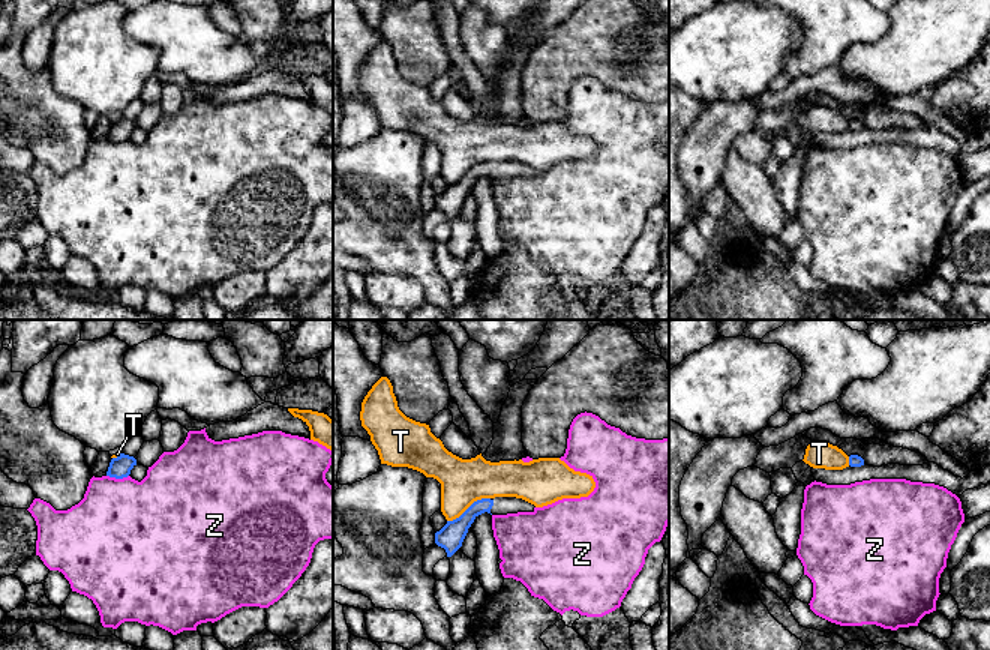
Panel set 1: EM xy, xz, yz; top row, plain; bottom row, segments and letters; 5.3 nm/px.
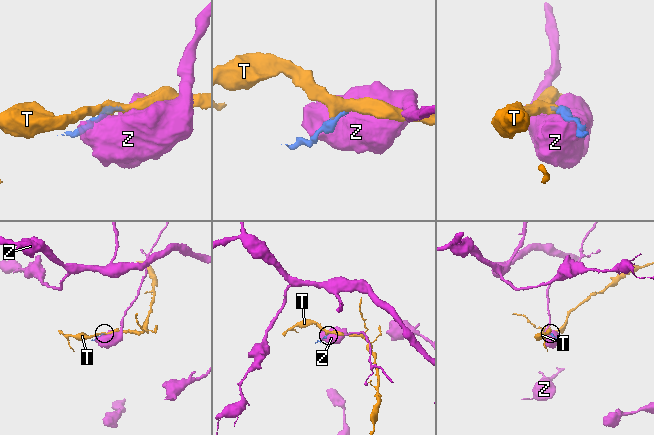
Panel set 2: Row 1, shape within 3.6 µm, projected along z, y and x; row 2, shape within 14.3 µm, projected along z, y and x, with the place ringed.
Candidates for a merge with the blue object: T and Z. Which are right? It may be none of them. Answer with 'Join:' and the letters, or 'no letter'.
Join: no letter

